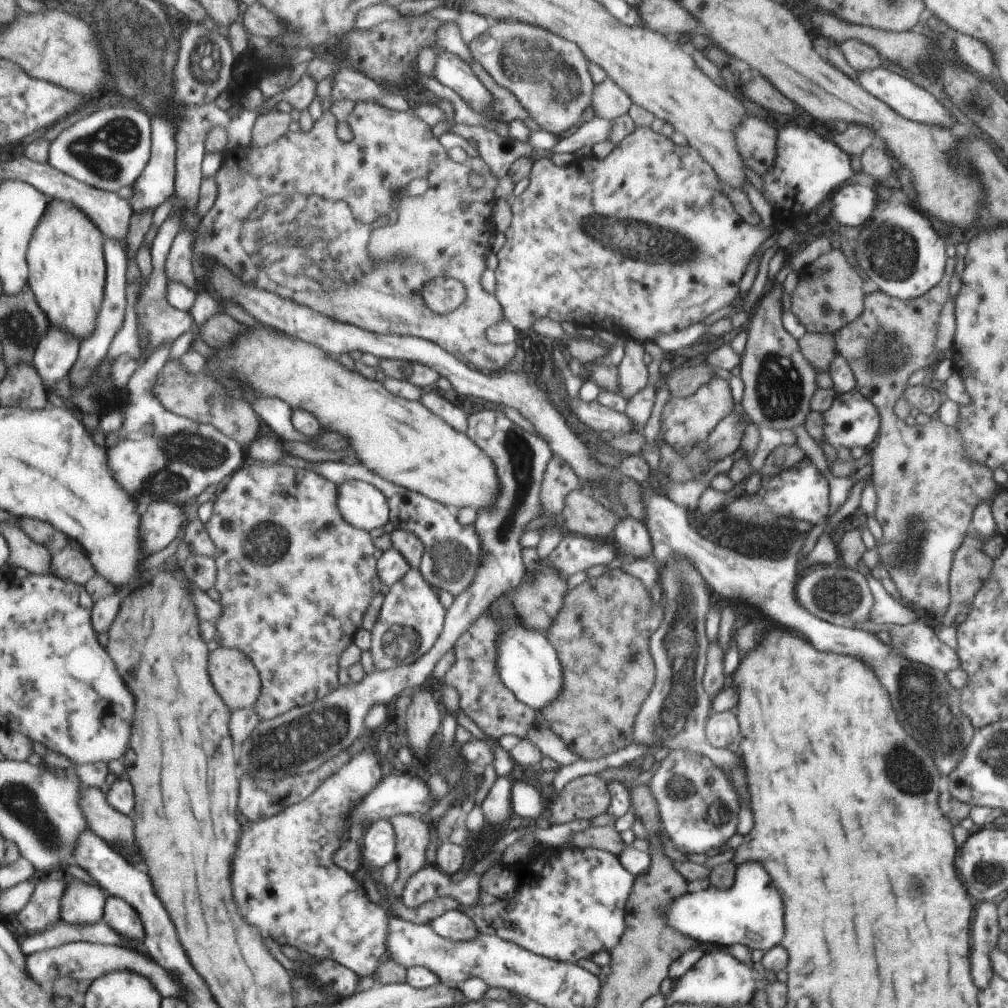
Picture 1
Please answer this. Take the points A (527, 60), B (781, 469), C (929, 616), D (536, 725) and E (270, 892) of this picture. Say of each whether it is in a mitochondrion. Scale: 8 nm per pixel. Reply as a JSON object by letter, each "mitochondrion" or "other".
{"A":"mitochondrion","B":"other","C":"other","D":"other","E":"other"}

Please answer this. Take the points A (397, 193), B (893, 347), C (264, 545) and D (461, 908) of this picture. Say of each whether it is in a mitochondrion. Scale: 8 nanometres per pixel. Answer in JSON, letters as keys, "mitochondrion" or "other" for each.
{"A":"other","B":"mitochondrion","C":"mitochondrion","D":"other"}

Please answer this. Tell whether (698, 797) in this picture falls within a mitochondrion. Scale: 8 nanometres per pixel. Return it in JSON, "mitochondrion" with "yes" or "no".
{"mitochondrion":"yes"}

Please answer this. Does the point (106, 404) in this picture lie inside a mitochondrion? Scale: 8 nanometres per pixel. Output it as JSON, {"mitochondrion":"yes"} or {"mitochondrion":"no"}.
{"mitochondrion":"no"}

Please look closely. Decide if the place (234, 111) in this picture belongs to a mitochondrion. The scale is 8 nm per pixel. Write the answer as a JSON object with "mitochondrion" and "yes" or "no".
{"mitochondrion":"no"}

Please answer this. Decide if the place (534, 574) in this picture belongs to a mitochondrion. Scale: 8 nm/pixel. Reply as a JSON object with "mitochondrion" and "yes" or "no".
{"mitochondrion":"no"}

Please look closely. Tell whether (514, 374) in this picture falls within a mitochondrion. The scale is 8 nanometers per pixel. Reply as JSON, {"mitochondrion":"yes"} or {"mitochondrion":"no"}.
{"mitochondrion":"no"}

